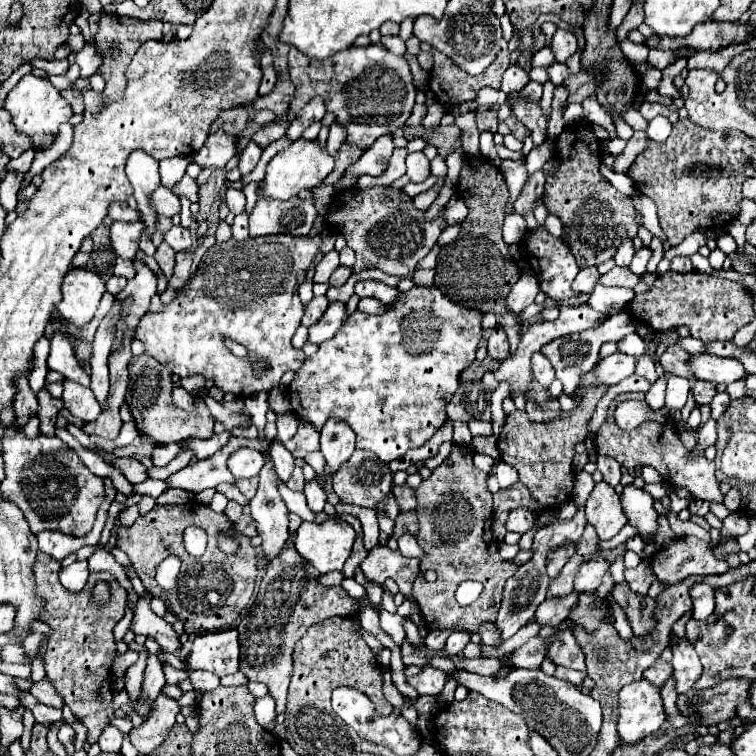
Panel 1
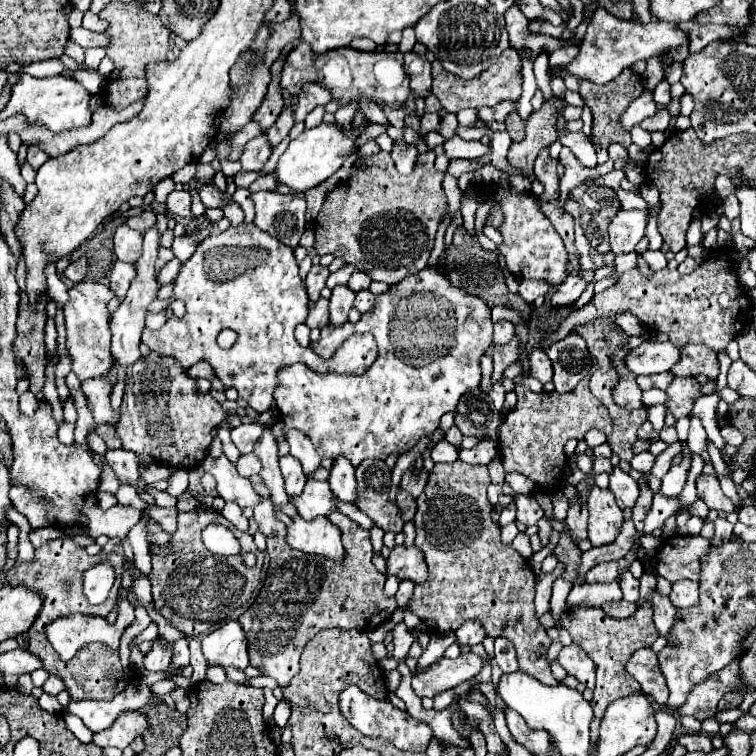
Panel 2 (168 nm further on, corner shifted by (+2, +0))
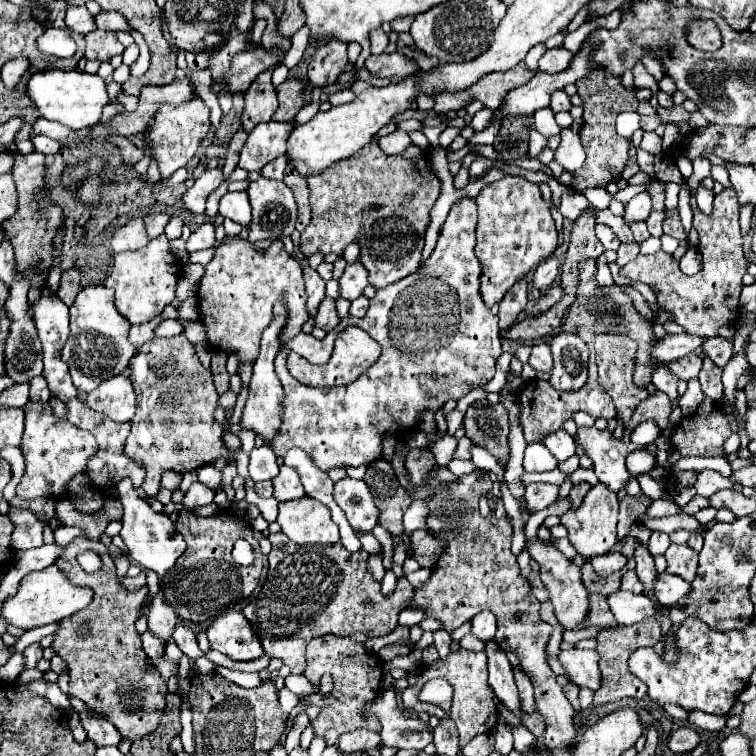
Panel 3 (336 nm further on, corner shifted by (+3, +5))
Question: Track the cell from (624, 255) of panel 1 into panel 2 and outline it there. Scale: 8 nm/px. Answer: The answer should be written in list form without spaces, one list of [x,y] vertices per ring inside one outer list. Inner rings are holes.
[[[621,210],[611,226],[609,226],[609,240],[613,254],[627,254],[633,252],[637,242],[645,236],[647,226],[647,210]]]

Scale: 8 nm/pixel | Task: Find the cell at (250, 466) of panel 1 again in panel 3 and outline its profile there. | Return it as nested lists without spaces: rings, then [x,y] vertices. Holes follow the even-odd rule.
[[[270,445],[254,447],[250,453],[250,479],[252,481],[268,481],[278,475],[278,463],[276,455],[270,449]]]

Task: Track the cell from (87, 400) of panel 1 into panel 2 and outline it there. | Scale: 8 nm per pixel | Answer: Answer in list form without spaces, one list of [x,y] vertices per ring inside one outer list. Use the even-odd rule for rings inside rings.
[[[91,378],[89,382],[81,382],[81,390],[87,396],[89,410],[93,412],[95,422],[117,422],[119,414],[111,410],[109,396],[111,396],[111,384],[103,378]]]

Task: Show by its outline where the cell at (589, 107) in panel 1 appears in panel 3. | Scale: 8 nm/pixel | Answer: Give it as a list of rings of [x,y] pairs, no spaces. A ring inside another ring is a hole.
[[[650,183],[648,191],[652,193],[652,209],[654,211],[662,211],[664,209],[664,183]]]

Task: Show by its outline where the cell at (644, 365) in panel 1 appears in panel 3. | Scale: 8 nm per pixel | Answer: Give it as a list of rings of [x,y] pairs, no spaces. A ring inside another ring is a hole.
[[[660,365],[660,367],[654,371],[654,375],[652,375],[652,383],[656,385],[656,389],[658,389],[658,391],[668,393],[670,401],[674,401],[674,399],[678,397],[678,393],[676,393],[678,377],[676,377],[676,375],[672,375],[672,371],[668,371],[668,367]]]

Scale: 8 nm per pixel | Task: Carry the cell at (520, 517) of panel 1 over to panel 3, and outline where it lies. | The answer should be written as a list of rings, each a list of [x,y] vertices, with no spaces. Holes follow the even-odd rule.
[[[532,483],[526,487],[526,501],[530,505],[532,511],[540,511],[546,509],[548,505],[552,505],[558,499],[558,485],[548,485],[548,483]]]

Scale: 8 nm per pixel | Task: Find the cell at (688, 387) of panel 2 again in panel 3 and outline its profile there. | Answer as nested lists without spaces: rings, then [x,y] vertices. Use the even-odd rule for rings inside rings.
[[[656,391],[656,393],[650,395],[648,399],[640,401],[640,405],[636,405],[636,409],[634,409],[634,413],[632,413],[630,421],[628,421],[628,427],[626,427],[626,431],[623,432],[622,441],[624,441],[624,443],[630,443],[630,433],[632,429],[634,429],[638,423],[648,421],[648,419],[656,421],[656,425],[660,427],[660,431],[664,431],[664,429],[668,427],[668,415],[670,415],[670,411],[672,411],[672,405],[670,405],[668,395]]]

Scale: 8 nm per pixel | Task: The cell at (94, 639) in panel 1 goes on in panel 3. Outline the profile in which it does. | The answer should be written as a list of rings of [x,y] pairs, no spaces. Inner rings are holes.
[[[74,539],[68,547],[64,547],[64,555],[56,561],[56,565],[68,575],[72,583],[90,585],[94,589],[92,603],[70,619],[64,619],[52,643],[54,651],[66,661],[68,667],[68,695],[84,701],[86,707],[98,717],[112,721],[122,739],[138,741],[140,737],[156,731],[168,695],[166,681],[146,657],[140,635],[134,629],[138,609],[148,595],[148,585],[144,585],[140,591],[124,589],[116,577],[116,567],[108,547],[100,541]],[[86,549],[94,551],[102,559],[102,569],[98,573],[86,573],[76,561],[76,557]],[[82,625],[88,625],[88,633],[78,637],[78,627]]]

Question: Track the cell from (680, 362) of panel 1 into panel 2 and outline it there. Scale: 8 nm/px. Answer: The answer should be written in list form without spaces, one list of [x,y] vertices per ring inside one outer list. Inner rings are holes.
[[[685,344],[681,348],[681,358],[677,360],[677,366],[673,366],[671,374],[675,376],[705,374],[709,378],[717,378],[719,376],[717,354],[703,344]]]

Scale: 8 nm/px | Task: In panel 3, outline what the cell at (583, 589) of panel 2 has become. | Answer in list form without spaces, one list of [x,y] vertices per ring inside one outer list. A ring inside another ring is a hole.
[[[616,591],[608,597],[610,611],[616,615],[618,625],[634,625],[644,619],[656,619],[658,605],[646,595],[634,595],[628,591]]]

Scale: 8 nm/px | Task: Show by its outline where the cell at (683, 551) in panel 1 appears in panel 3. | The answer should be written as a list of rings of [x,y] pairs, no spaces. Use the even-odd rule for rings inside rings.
[[[670,545],[664,557],[668,561],[668,573],[680,575],[688,583],[694,581],[698,567],[698,553],[694,549],[690,549],[688,545]]]

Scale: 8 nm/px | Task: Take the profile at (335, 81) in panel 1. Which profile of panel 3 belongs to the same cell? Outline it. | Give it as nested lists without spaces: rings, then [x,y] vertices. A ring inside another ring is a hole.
[[[394,51],[390,55],[382,53],[382,55],[370,55],[366,59],[366,69],[376,75],[376,77],[406,77],[406,75],[414,75],[418,71],[418,65],[406,57],[400,51]]]

